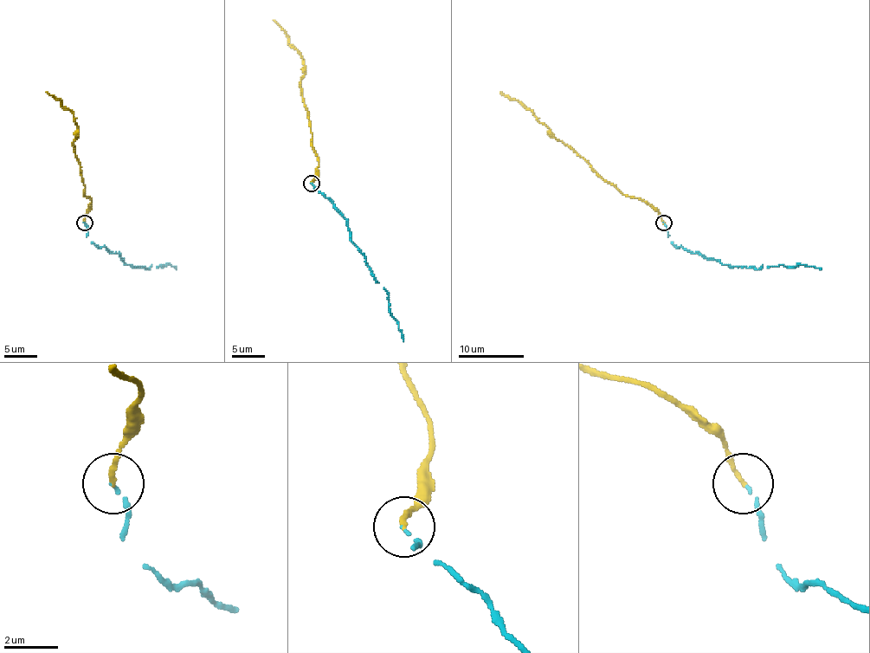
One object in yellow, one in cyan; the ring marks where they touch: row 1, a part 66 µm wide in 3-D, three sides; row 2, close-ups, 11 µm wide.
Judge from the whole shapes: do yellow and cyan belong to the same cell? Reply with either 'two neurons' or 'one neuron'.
one neuron

